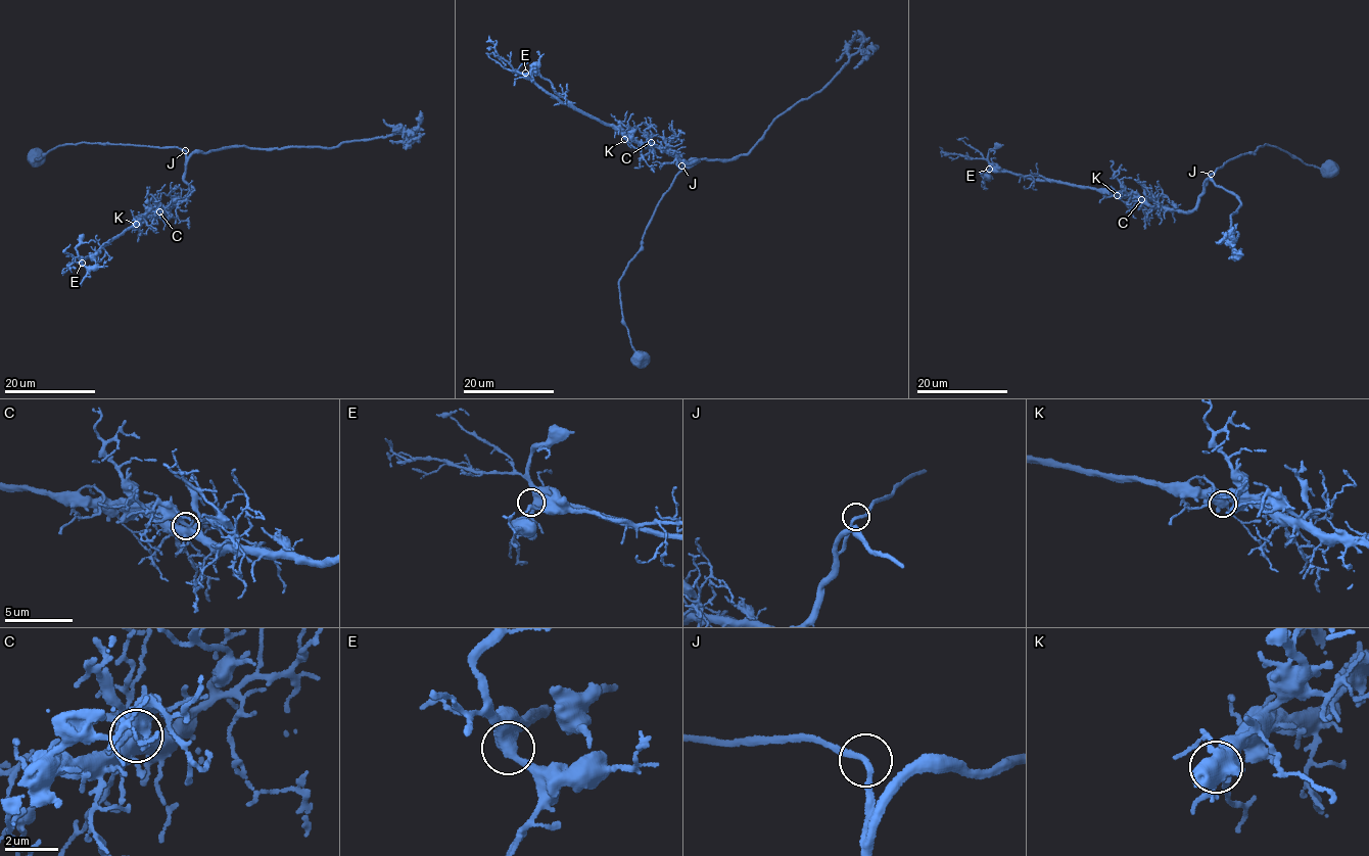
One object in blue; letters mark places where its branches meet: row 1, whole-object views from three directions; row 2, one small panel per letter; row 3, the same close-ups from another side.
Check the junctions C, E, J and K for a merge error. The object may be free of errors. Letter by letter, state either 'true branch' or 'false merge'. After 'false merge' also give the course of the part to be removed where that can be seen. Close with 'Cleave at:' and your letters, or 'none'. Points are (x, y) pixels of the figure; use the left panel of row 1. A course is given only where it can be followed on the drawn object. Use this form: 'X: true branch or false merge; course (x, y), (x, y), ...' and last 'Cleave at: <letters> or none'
C: true branch
E: true branch
J: true branch
K: true branch
Cleave at: none

